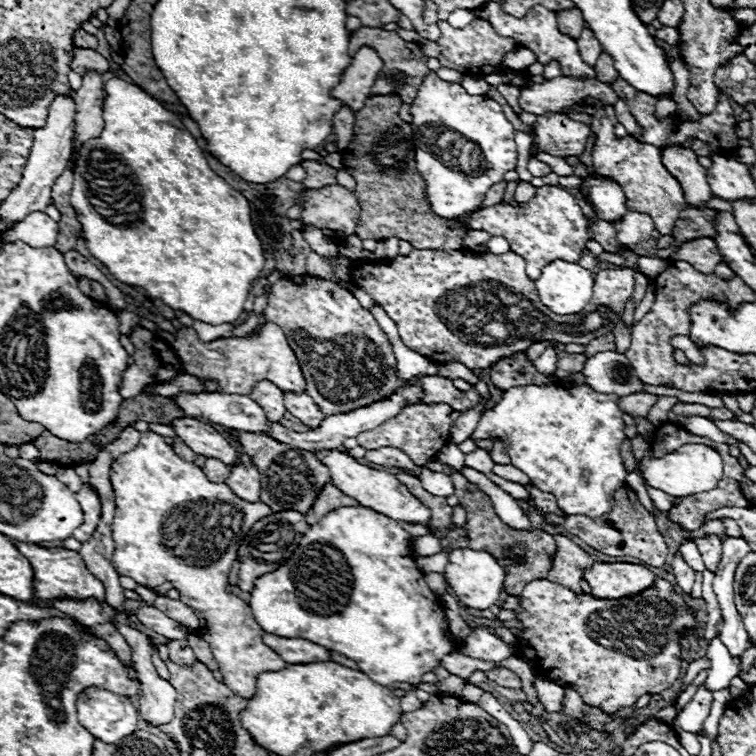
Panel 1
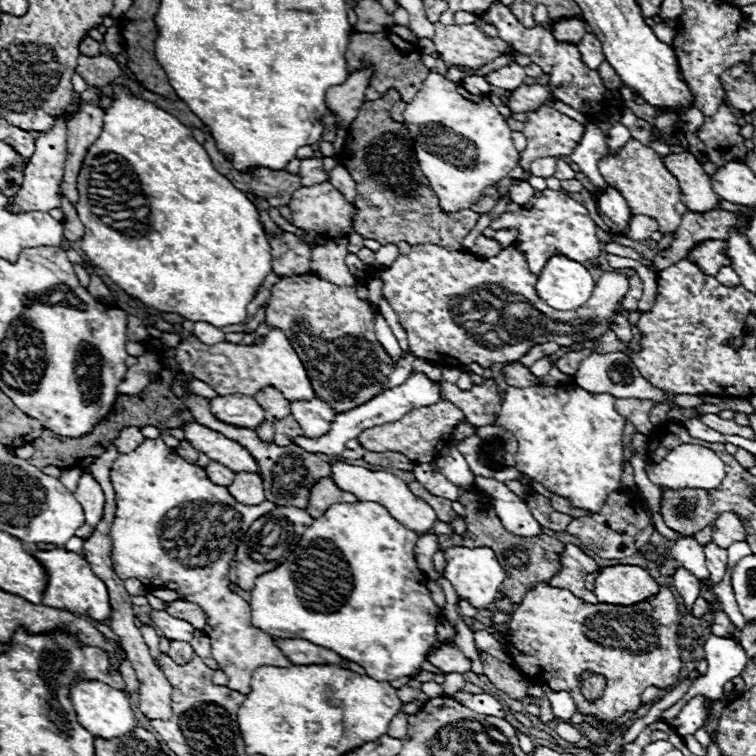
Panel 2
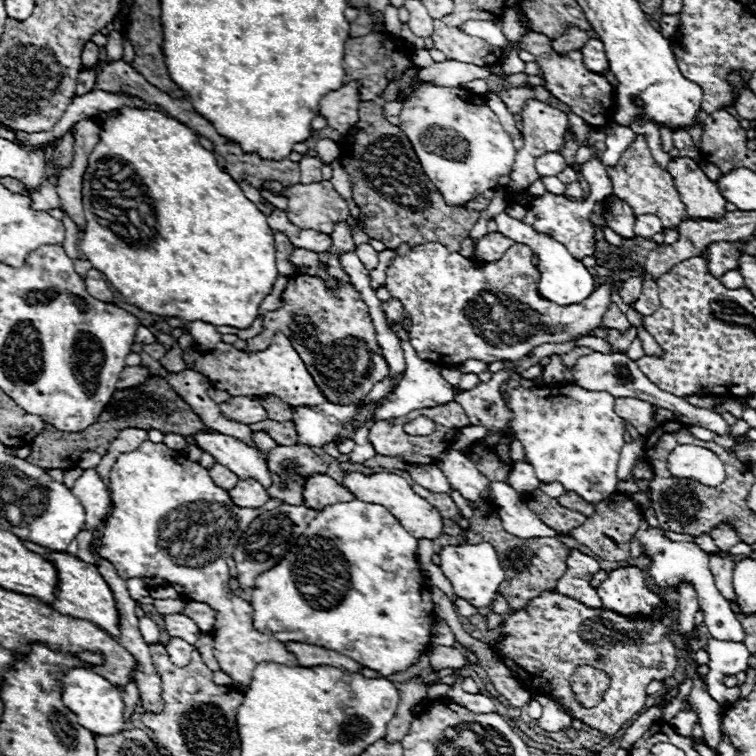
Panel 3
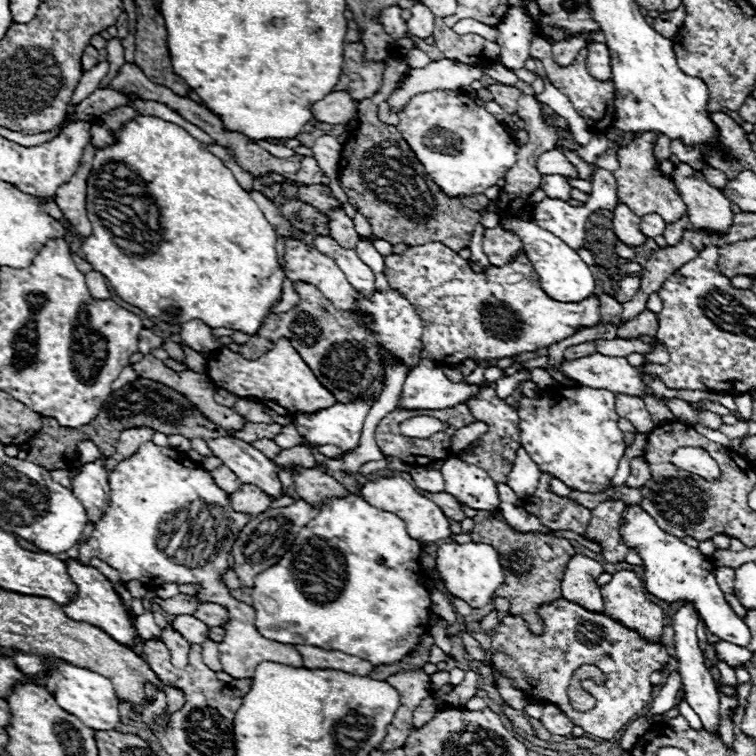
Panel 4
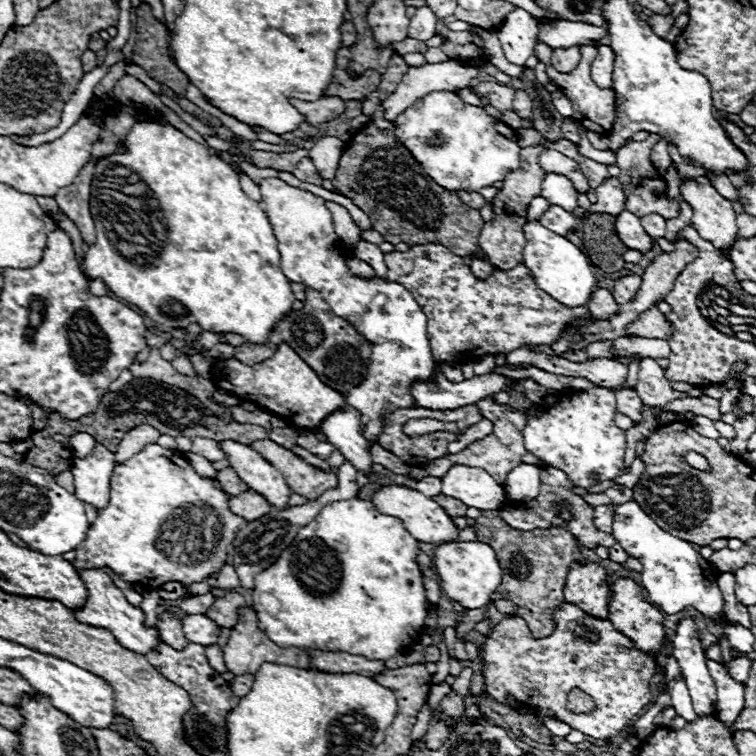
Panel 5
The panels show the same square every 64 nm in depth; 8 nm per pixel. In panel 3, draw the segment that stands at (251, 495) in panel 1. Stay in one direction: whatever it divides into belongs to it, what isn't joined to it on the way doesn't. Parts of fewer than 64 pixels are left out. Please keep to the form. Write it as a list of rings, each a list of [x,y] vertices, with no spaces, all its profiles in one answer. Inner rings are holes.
[[[240,480],[234,490],[230,490],[230,498],[236,506],[242,508],[258,508],[268,502],[266,488],[256,480]]]

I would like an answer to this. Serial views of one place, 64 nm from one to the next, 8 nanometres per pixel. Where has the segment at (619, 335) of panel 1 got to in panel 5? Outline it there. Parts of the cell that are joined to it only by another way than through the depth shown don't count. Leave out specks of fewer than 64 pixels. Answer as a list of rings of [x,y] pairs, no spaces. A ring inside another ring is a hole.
[[[600,288],[600,290],[596,290],[596,292],[592,294],[592,298],[590,298],[590,310],[592,310],[592,314],[594,314],[598,320],[608,320],[610,316],[618,314],[620,306],[616,304],[616,300],[612,298],[612,294],[610,294],[608,290]]]

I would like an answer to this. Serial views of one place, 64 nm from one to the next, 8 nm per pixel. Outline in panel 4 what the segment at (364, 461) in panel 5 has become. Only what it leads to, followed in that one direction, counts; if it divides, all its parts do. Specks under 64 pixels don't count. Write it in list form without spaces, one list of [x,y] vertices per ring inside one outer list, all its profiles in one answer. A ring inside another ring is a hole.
[[[358,400],[354,404],[334,404],[310,416],[294,416],[294,426],[304,442],[310,446],[336,444],[352,450],[358,444],[362,422],[372,406],[372,400]]]

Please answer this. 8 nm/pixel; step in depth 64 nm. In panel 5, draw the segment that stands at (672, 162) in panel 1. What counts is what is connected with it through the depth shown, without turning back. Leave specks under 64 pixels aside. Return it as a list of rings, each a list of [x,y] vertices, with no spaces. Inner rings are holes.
[[[704,176],[680,182],[680,196],[692,208],[692,226],[698,234],[712,242],[720,252],[728,250],[738,232],[732,202],[720,196]]]

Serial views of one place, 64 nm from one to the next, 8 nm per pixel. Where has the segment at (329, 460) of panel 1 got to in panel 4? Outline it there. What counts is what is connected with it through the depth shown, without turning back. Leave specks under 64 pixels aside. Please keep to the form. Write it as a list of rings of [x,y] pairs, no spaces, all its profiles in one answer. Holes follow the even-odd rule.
[[[386,476],[386,478],[376,478],[372,482],[366,482],[366,484],[362,484],[362,498],[366,498],[366,502],[370,502],[386,512],[394,512],[400,520],[404,520],[406,530],[418,542],[438,542],[438,540],[450,536],[448,518],[442,514],[442,510],[428,498],[420,496],[414,490],[414,486],[408,484],[404,478],[388,478]]]

